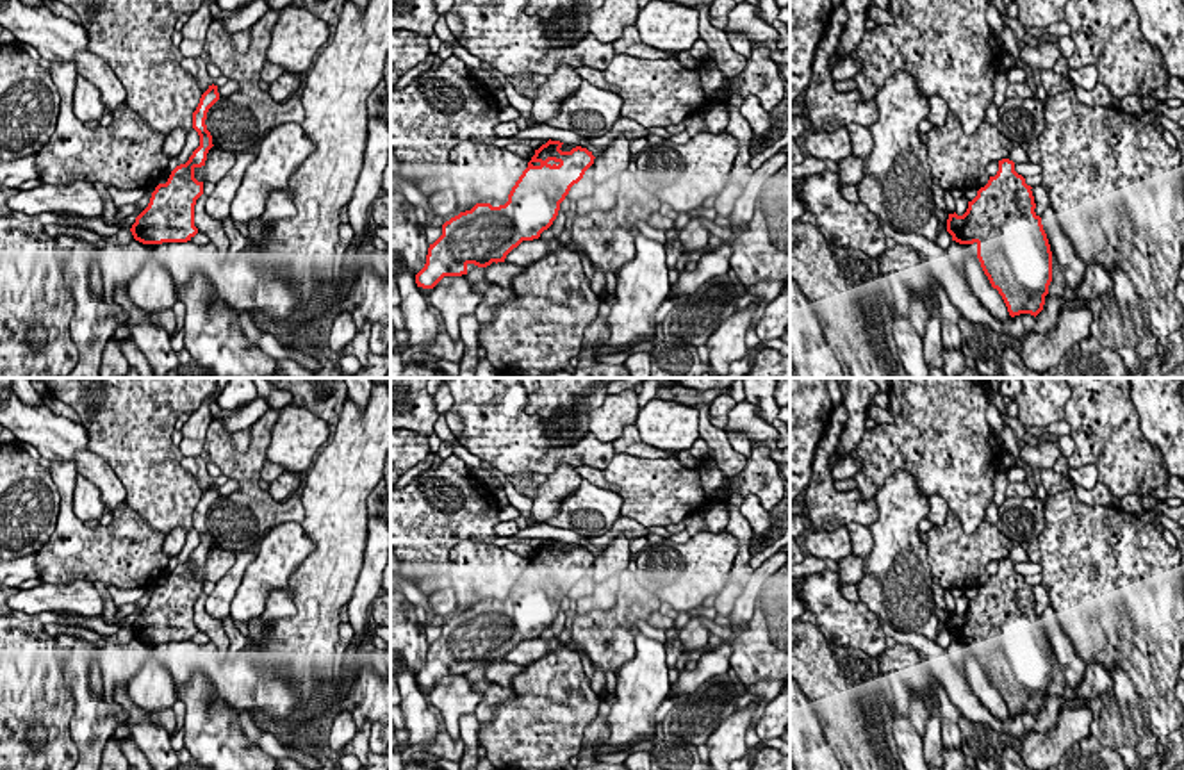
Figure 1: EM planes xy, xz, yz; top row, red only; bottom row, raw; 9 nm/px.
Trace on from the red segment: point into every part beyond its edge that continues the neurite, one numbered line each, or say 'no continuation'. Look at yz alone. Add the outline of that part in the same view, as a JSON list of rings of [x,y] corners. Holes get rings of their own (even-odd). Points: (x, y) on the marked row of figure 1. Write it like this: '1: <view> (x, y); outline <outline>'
no continuation

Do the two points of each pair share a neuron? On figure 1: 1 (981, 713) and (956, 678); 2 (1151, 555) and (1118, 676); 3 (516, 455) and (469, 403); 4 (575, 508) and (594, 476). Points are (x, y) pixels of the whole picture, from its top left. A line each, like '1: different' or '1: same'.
1: same
2: different
3: same
4: different

